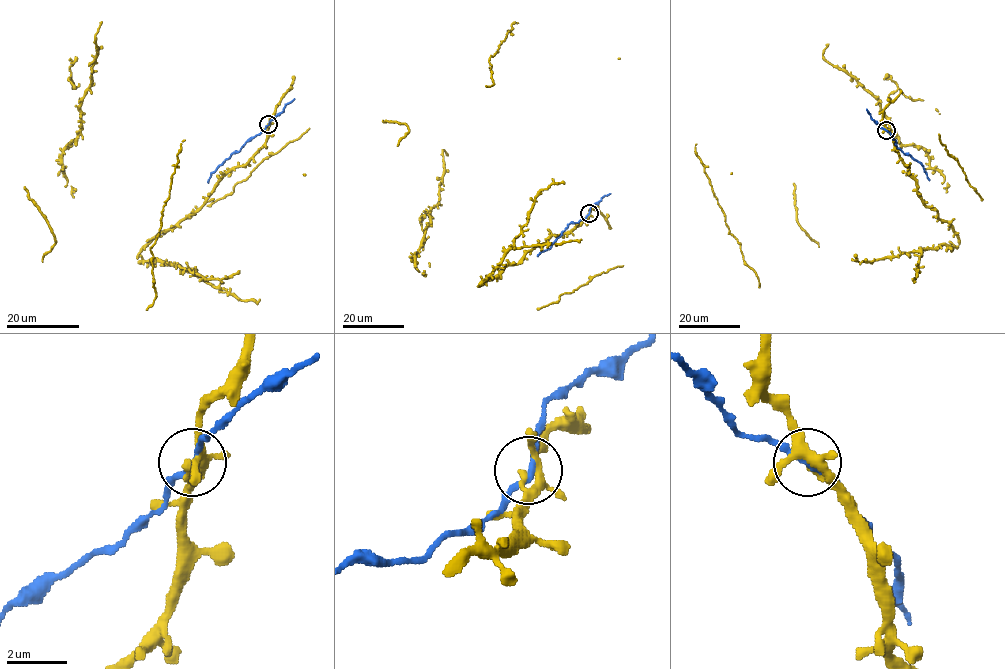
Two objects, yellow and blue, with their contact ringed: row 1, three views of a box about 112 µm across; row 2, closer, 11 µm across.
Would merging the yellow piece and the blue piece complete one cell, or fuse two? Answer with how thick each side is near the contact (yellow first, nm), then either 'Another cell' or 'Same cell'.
Thickness 200 nm (yellow) against 160 nm. Same cell

